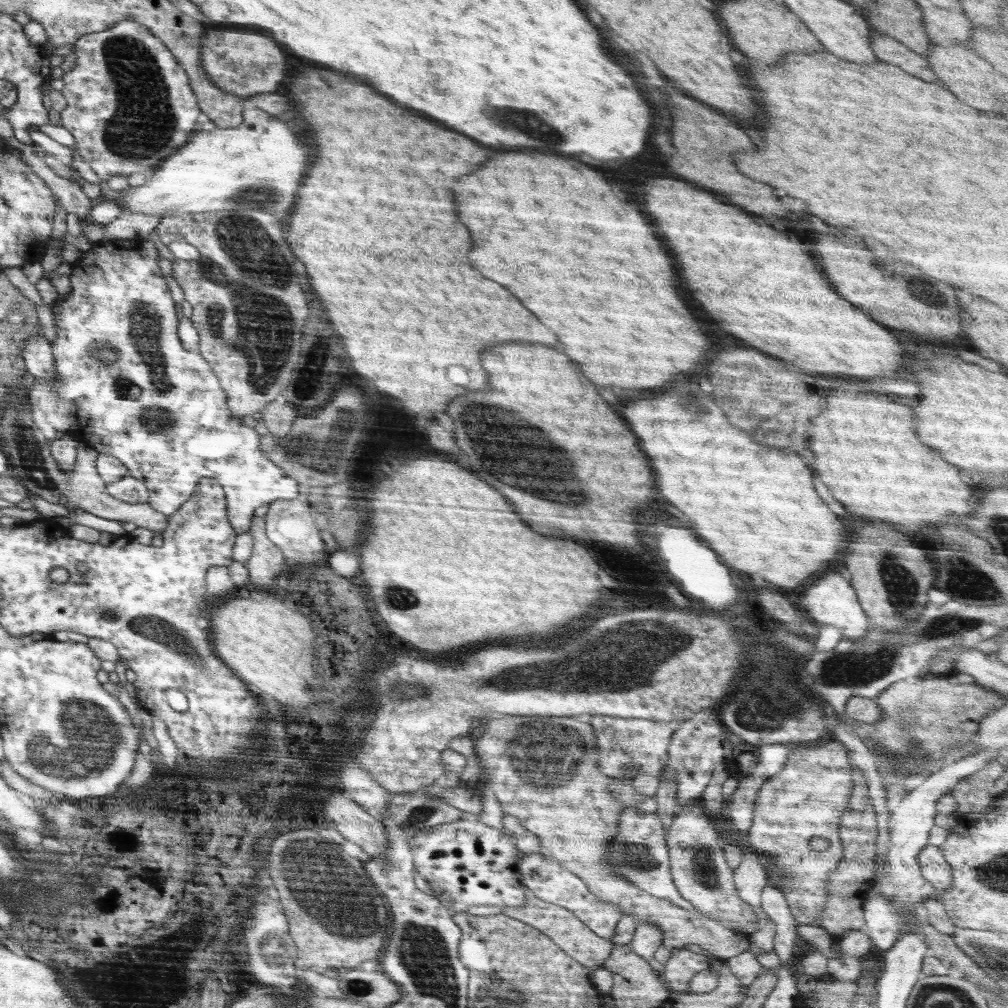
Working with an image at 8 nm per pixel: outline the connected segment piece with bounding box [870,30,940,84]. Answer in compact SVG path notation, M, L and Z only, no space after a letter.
M873 30L870 34L870 44L880 61L898 66L904 72L908 72L908 74L912 74L924 82L940 84L940 80L936 78L936 73L928 66L926 58L904 46L898 40Z

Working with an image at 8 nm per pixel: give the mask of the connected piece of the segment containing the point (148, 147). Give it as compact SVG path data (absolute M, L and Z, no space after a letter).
M124 20L116 23L114 26L102 32L84 35L75 44L75 54L78 57L76 66L72 67L72 71L66 71L63 74L64 88L62 88L62 96L66 98L66 107L60 111L62 117L62 126L72 133L74 136L74 148L82 157L82 160L94 170L101 180L108 180L110 176L124 175L128 177L135 172L156 172L156 168L160 166L162 160L166 160L168 156L172 156L180 146L184 146L188 142L188 134L195 132L197 129L197 117L201 110L198 99L194 94L193 88L190 86L190 79L186 71L181 67L176 57L168 50L168 47L151 32L144 24L138 24L134 20Z

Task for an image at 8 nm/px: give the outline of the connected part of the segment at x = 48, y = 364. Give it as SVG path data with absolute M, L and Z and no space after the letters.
M41 328L25 343L23 358L31 379L38 378L44 384L56 380L54 350L43 336Z

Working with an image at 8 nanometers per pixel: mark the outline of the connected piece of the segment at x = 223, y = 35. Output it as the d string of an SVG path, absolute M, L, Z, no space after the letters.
M232 28L212 32L209 29L200 44L202 68L216 87L232 95L248 98L254 94L276 92L288 74L286 56L278 44L280 43L264 32Z

